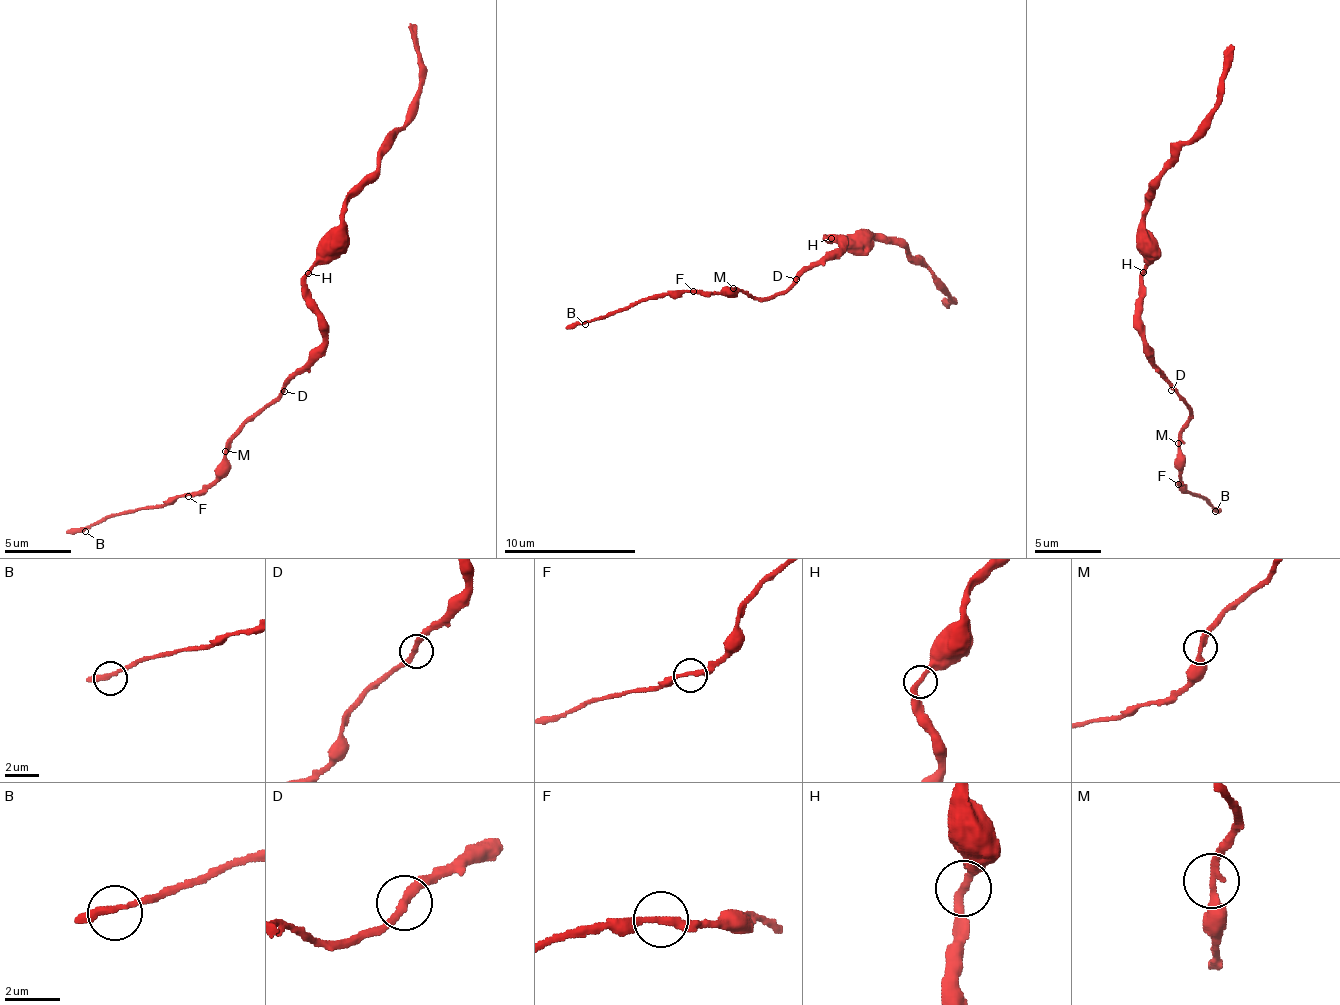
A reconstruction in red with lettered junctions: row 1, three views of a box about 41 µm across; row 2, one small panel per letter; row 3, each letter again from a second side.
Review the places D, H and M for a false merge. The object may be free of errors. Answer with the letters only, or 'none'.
none

